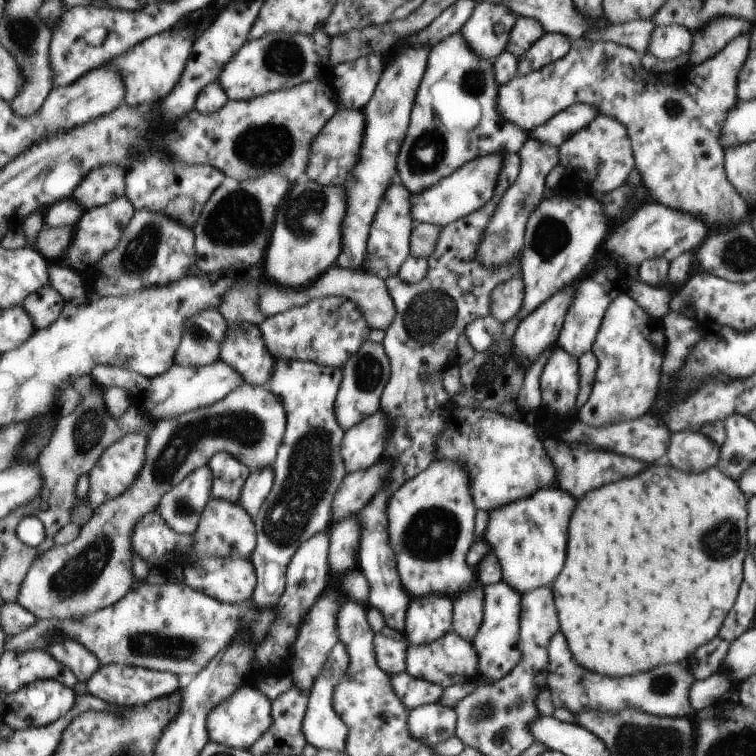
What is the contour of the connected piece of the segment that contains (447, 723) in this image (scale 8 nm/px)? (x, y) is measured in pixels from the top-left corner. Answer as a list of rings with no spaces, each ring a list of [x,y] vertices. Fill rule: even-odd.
[[[429,703],[407,714],[409,734],[419,742],[433,746],[454,736],[456,714],[439,703]]]

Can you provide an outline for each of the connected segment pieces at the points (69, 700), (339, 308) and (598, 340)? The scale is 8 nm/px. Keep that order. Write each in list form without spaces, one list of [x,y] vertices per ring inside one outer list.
[[[54,680],[37,681],[32,685],[24,686],[16,693],[5,696],[4,704],[7,709],[3,714],[4,722],[14,731],[50,725],[61,717],[67,716],[67,713],[76,704],[77,697],[77,692],[63,683]]]
[[[342,296],[310,300],[303,306],[265,317],[257,326],[274,360],[313,361],[338,367],[360,350],[371,331],[358,306]]]
[[[625,291],[611,302],[590,350],[596,358],[592,387],[575,419],[592,427],[600,427],[636,419],[653,410],[662,364],[661,354],[639,332],[639,328],[645,328],[647,324],[647,315]]]

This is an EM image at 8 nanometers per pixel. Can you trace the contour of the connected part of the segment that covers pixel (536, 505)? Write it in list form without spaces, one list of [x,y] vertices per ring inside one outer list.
[[[545,486],[545,490],[536,490],[528,497],[508,502],[507,505],[488,511],[487,532],[484,533],[483,540],[489,542],[492,553],[499,561],[501,581],[520,592],[521,596],[526,592],[551,586],[563,566],[565,542],[567,542],[565,530],[567,530],[567,520],[573,512],[573,506],[575,506],[575,500],[569,494],[561,492],[559,488]]]

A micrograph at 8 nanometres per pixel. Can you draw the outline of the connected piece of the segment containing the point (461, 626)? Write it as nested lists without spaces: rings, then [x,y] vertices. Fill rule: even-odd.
[[[481,588],[456,594],[454,600],[453,632],[467,642],[473,642],[483,622],[484,593]]]

